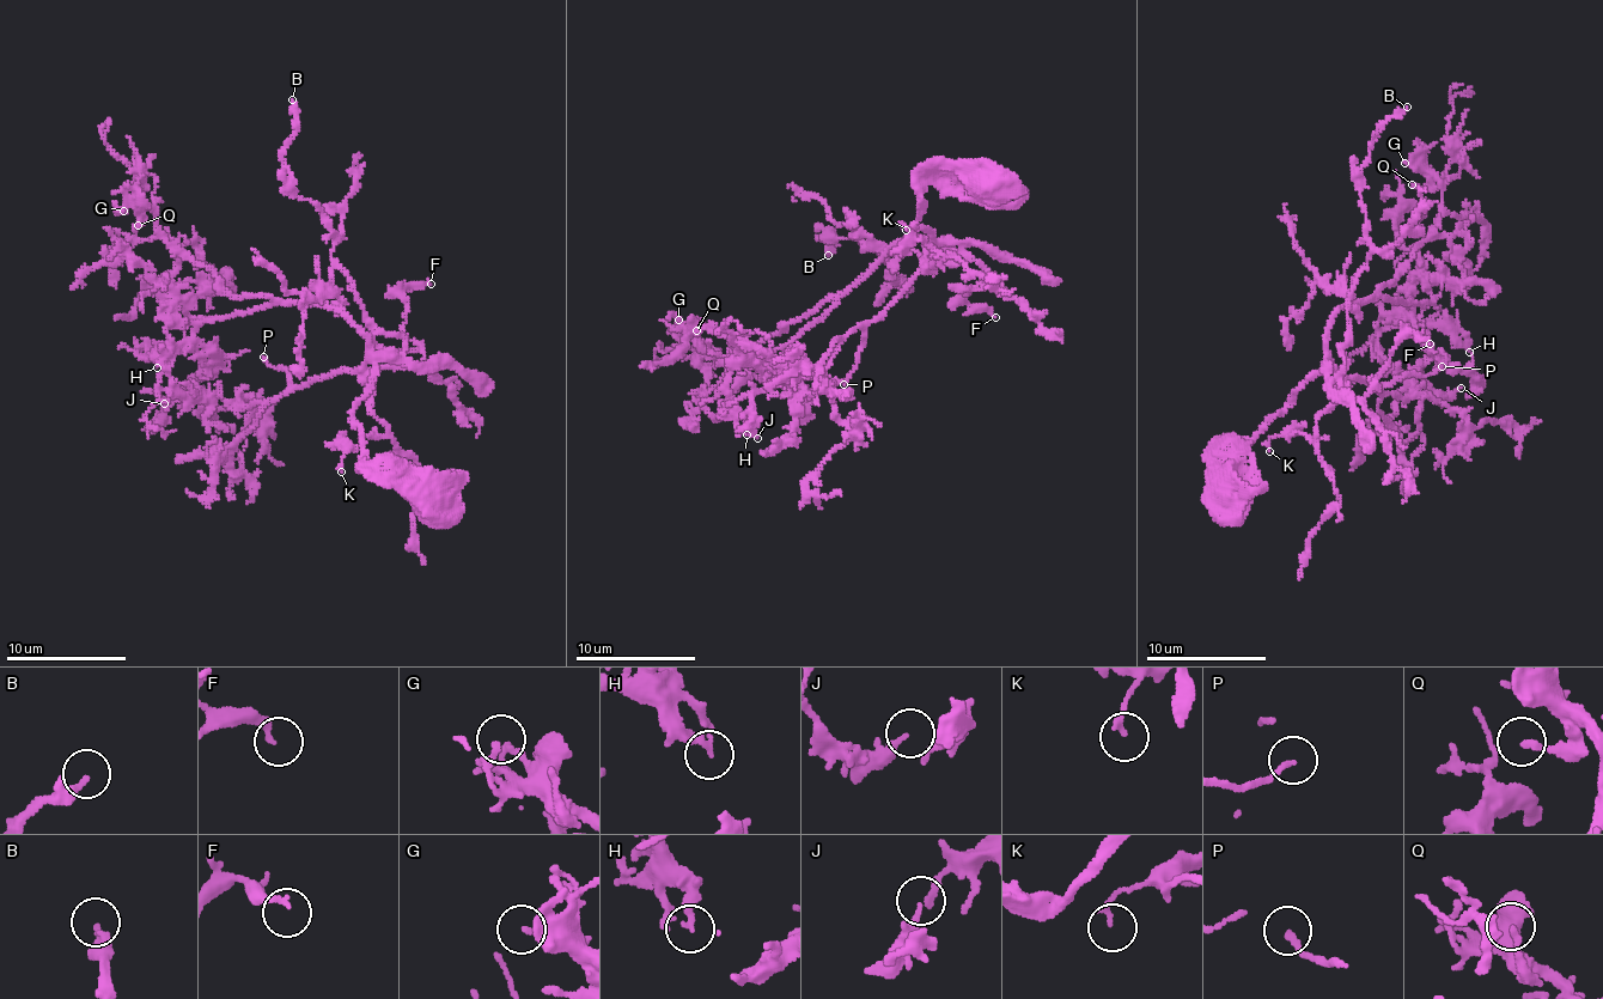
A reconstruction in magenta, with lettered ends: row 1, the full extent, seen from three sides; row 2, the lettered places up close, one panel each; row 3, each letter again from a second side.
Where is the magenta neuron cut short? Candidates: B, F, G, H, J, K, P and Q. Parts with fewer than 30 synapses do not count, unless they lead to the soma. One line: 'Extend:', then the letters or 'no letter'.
Extend: P

